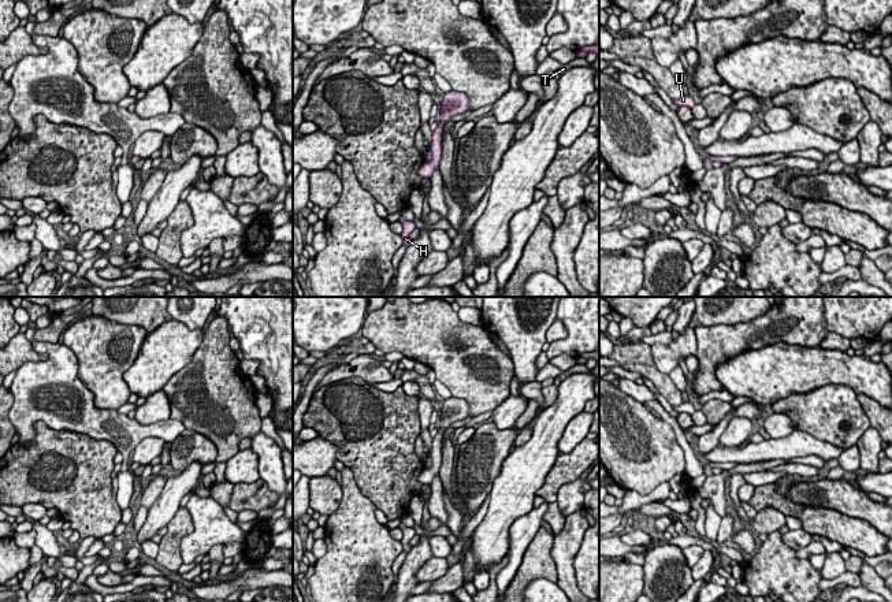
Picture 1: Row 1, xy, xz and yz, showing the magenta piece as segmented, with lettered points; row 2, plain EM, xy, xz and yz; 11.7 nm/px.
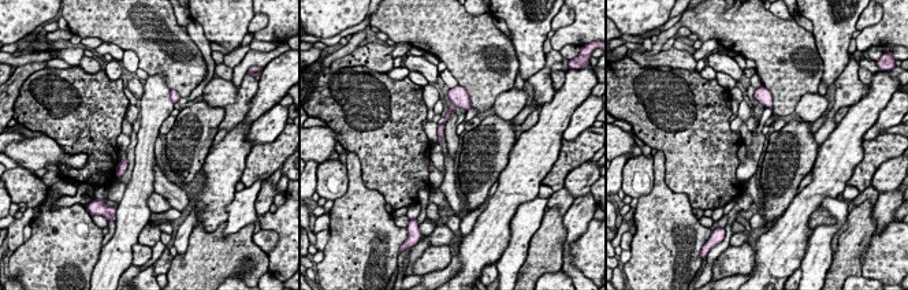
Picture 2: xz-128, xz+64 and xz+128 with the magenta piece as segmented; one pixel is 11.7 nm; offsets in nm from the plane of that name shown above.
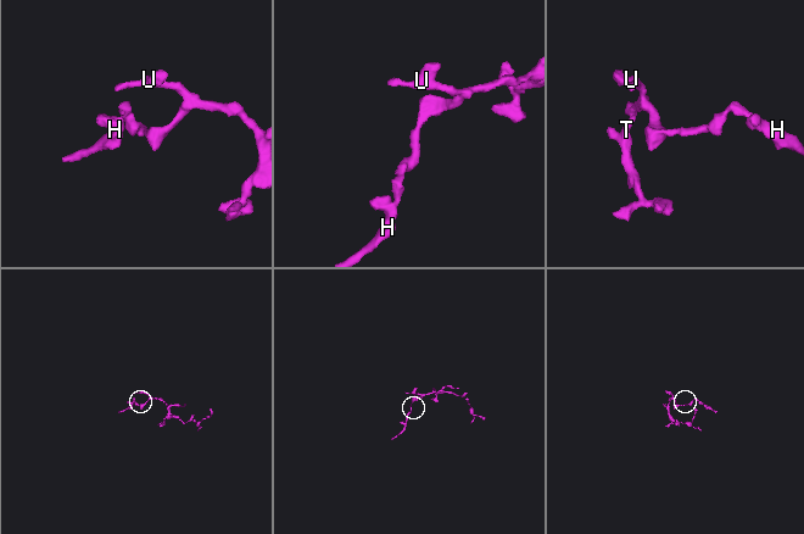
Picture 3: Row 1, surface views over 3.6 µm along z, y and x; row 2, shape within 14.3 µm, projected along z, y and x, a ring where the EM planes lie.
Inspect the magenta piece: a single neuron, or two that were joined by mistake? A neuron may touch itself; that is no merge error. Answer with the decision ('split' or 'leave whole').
leave whole

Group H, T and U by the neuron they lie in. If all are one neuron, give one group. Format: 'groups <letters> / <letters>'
groups H T U

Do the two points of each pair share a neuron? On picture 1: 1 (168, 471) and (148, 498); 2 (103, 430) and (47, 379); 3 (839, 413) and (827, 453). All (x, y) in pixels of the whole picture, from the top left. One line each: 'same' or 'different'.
1: different
2: same
3: different

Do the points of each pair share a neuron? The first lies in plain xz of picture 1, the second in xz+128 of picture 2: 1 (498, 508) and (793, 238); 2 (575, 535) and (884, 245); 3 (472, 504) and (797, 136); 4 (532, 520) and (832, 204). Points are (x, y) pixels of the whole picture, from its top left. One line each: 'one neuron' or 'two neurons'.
1: one neuron
2: two neurons
3: one neuron
4: one neuron

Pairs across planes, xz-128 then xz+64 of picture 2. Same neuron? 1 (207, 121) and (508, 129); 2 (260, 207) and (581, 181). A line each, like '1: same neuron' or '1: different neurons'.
1: same neuron
2: same neuron

